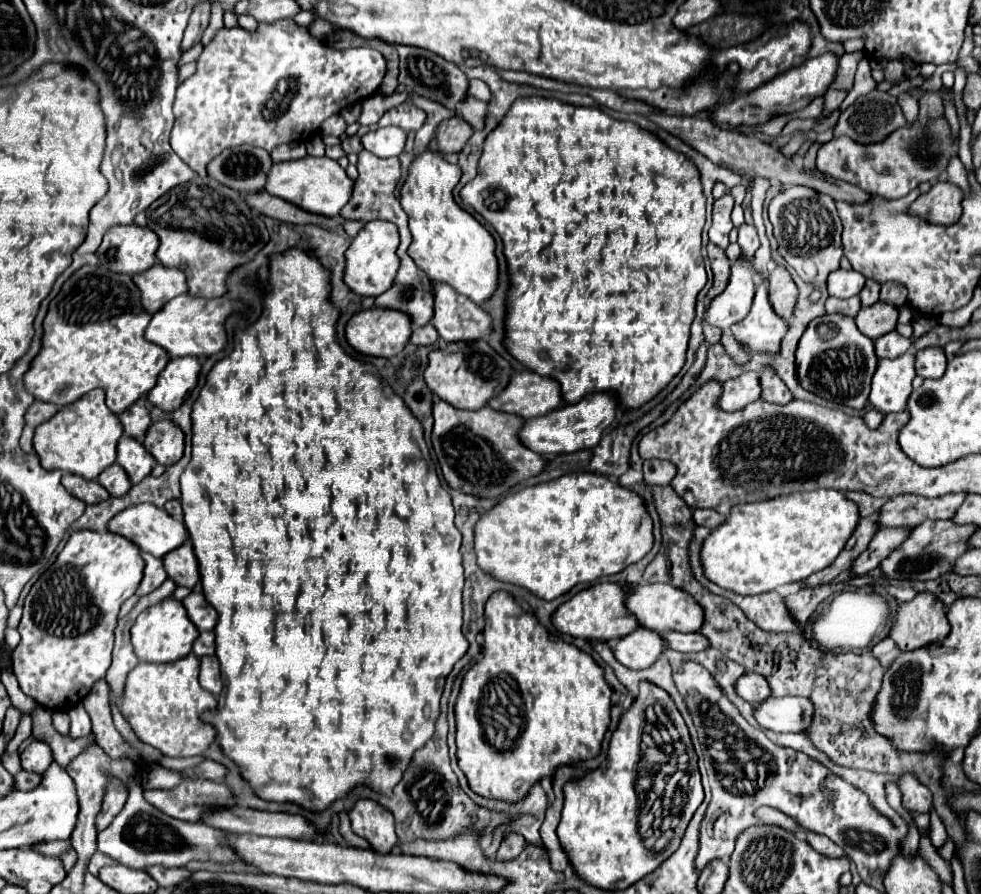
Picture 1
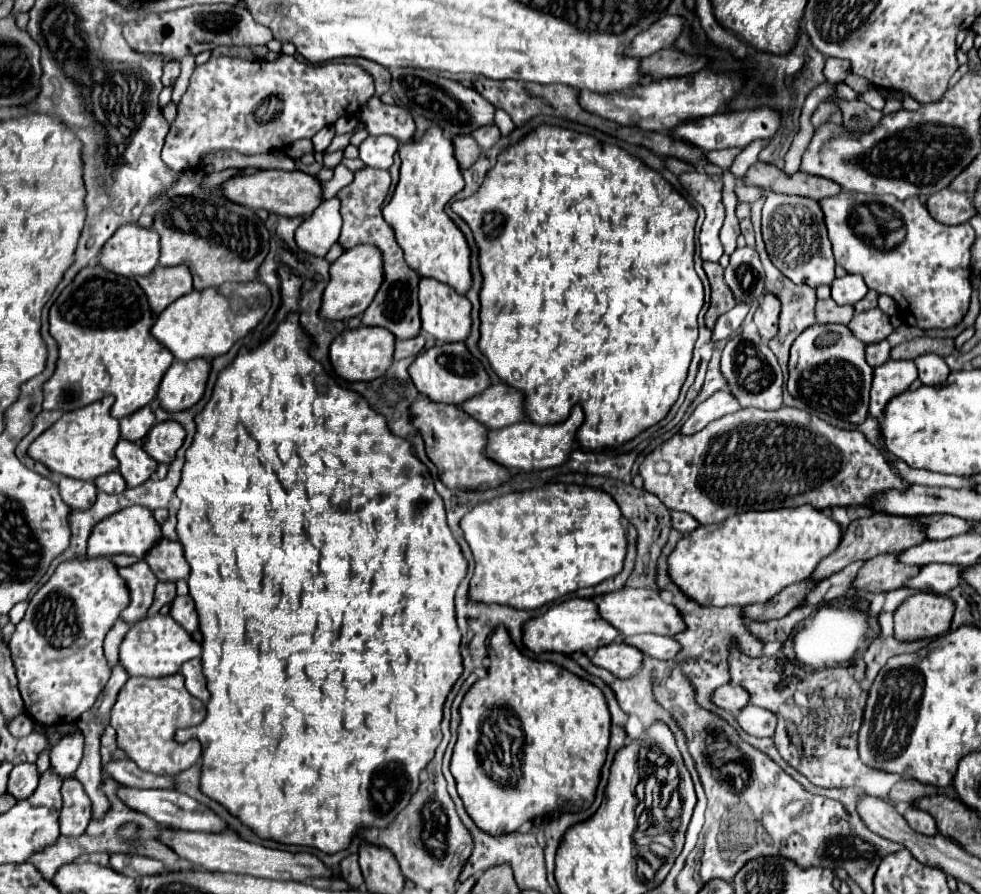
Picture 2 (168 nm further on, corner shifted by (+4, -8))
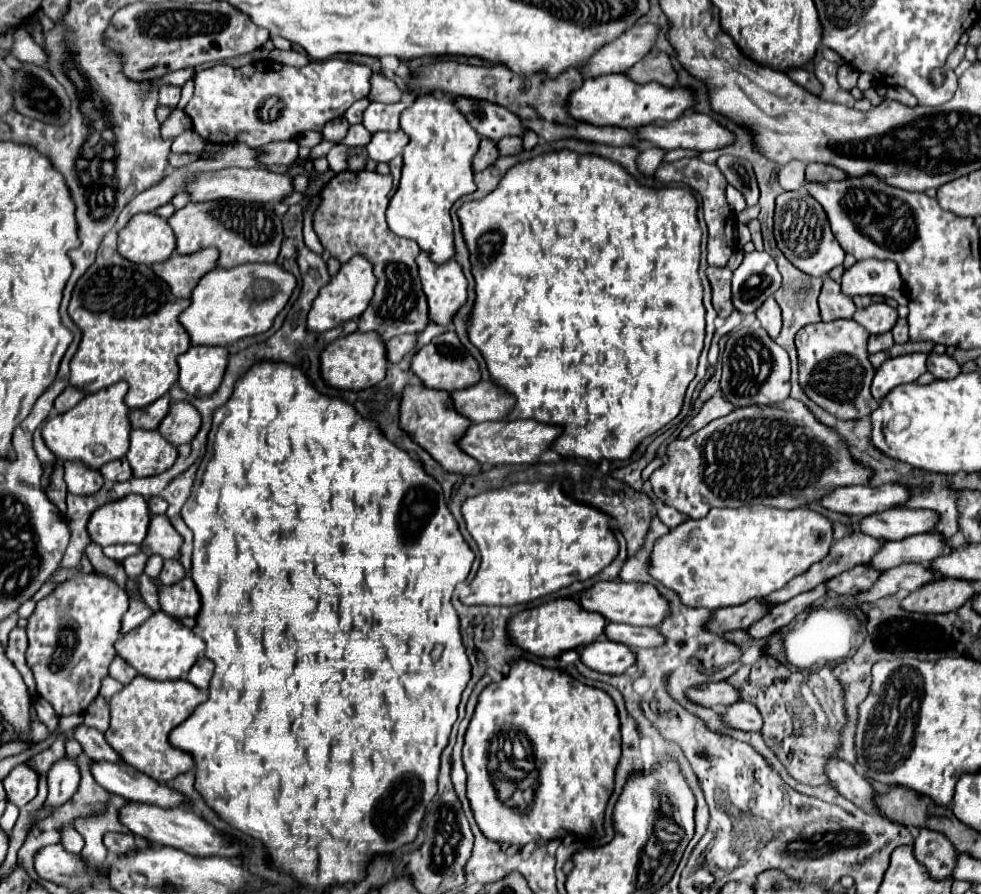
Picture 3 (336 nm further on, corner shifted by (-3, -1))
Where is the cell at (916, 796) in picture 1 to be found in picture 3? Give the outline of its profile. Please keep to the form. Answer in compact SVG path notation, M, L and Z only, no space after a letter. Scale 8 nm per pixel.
M919 828L919 836L915 840L915 856L929 870L929 874L937 878L951 876L957 856L953 850L953 844L949 844L949 840L941 836L941 832Z

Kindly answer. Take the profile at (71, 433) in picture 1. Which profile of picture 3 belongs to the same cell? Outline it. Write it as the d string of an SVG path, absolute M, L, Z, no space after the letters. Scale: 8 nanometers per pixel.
M117 382L101 392L87 394L77 406L65 414L57 414L43 424L43 442L59 460L79 460L91 470L99 470L103 464L123 458L129 448L131 424L127 418L129 408L123 402L127 392L125 382Z

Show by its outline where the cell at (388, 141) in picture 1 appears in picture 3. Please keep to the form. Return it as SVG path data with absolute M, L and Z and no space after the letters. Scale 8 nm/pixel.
M375 132L371 142L365 146L367 154L375 162L391 162L395 156L399 156L405 148L409 138L405 132Z

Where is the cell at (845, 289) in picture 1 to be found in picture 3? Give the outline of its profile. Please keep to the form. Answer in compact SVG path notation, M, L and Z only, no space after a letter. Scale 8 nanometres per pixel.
M859 260L841 278L841 290L847 296L857 294L881 294L893 298L899 306L907 306L907 296L899 284L899 272L893 262L881 260Z

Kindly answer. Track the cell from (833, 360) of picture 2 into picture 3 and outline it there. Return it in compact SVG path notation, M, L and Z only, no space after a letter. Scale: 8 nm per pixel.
M853 320L817 322L801 328L795 336L799 354L799 384L803 392L823 410L841 420L859 420L869 416L879 402L871 396L875 368L867 352L869 332Z

